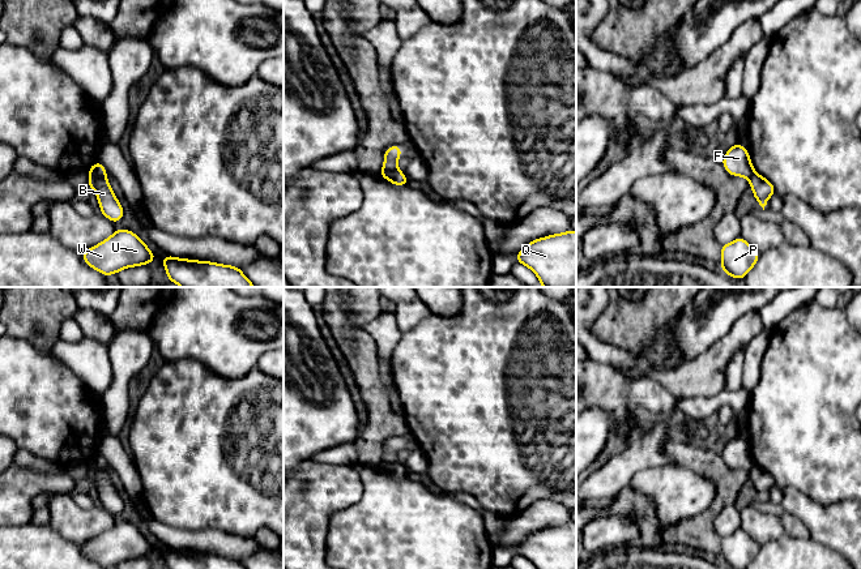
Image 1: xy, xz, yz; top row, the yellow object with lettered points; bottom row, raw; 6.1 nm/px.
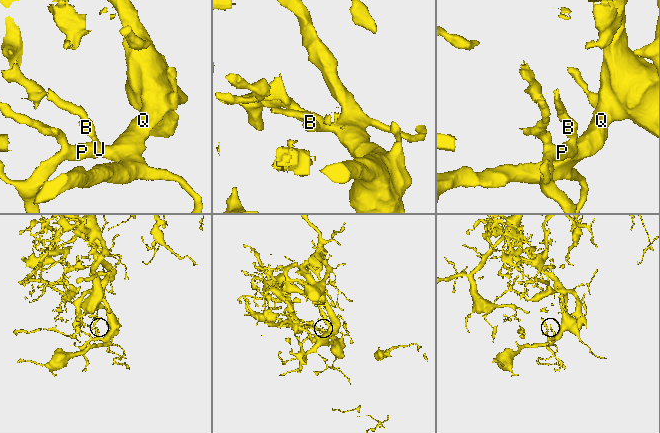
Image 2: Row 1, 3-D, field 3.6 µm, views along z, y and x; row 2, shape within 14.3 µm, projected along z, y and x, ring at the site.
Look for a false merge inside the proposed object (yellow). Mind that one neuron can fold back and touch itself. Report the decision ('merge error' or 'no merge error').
merge error

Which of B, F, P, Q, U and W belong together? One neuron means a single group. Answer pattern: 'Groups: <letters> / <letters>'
Groups: B P Q U W / F

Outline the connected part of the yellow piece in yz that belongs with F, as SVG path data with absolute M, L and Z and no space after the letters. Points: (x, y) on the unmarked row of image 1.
M741 435L726 442L721 455L730 469L742 469L750 471L755 465L750 453L749 444Z

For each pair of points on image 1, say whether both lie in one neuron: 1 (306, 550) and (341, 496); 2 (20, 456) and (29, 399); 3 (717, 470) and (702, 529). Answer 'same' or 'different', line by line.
1: same
2: different
3: same

